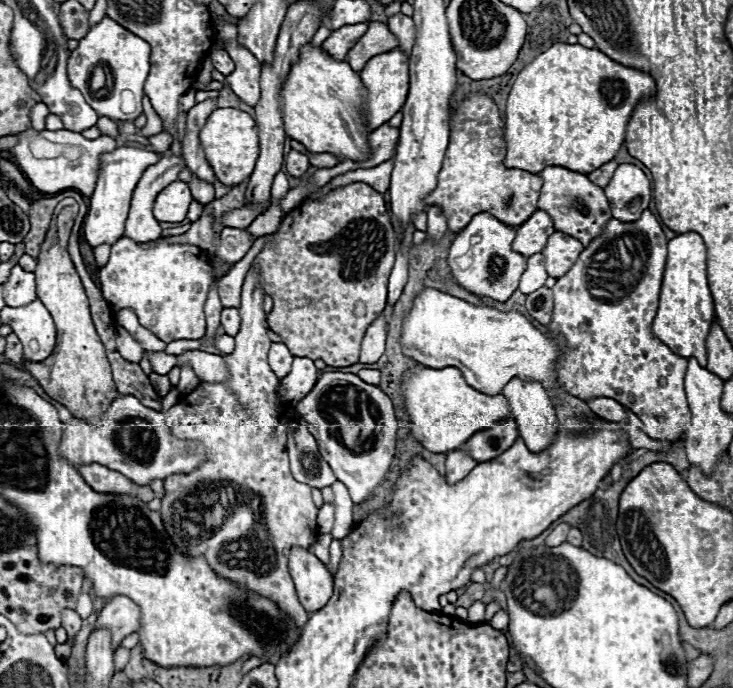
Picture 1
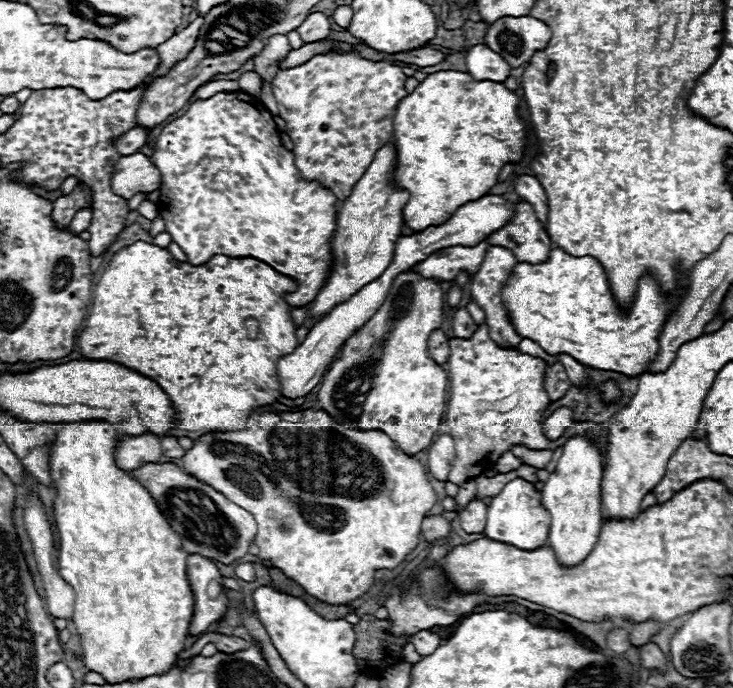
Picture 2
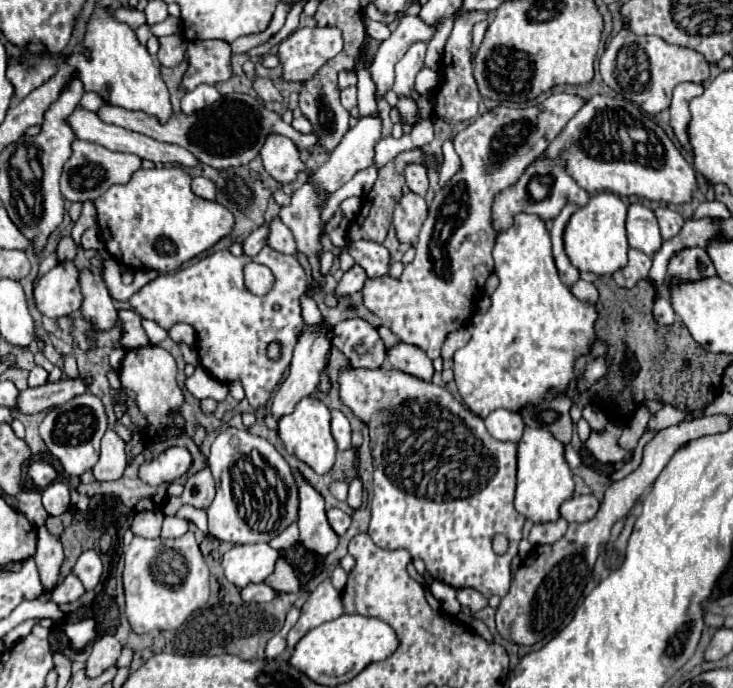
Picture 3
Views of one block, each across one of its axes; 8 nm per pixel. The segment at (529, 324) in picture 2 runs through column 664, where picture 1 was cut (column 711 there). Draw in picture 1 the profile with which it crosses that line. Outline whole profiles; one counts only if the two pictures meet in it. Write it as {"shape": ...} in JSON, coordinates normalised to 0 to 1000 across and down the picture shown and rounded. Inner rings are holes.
{"shape":[[[950,337],[928,340],[911,352],[911,378],[903,404],[900,445],[889,468],[889,488],[930,520],[950,520],[963,532],[963,485],[974,465],[974,436],[963,404],[963,358]]]}

